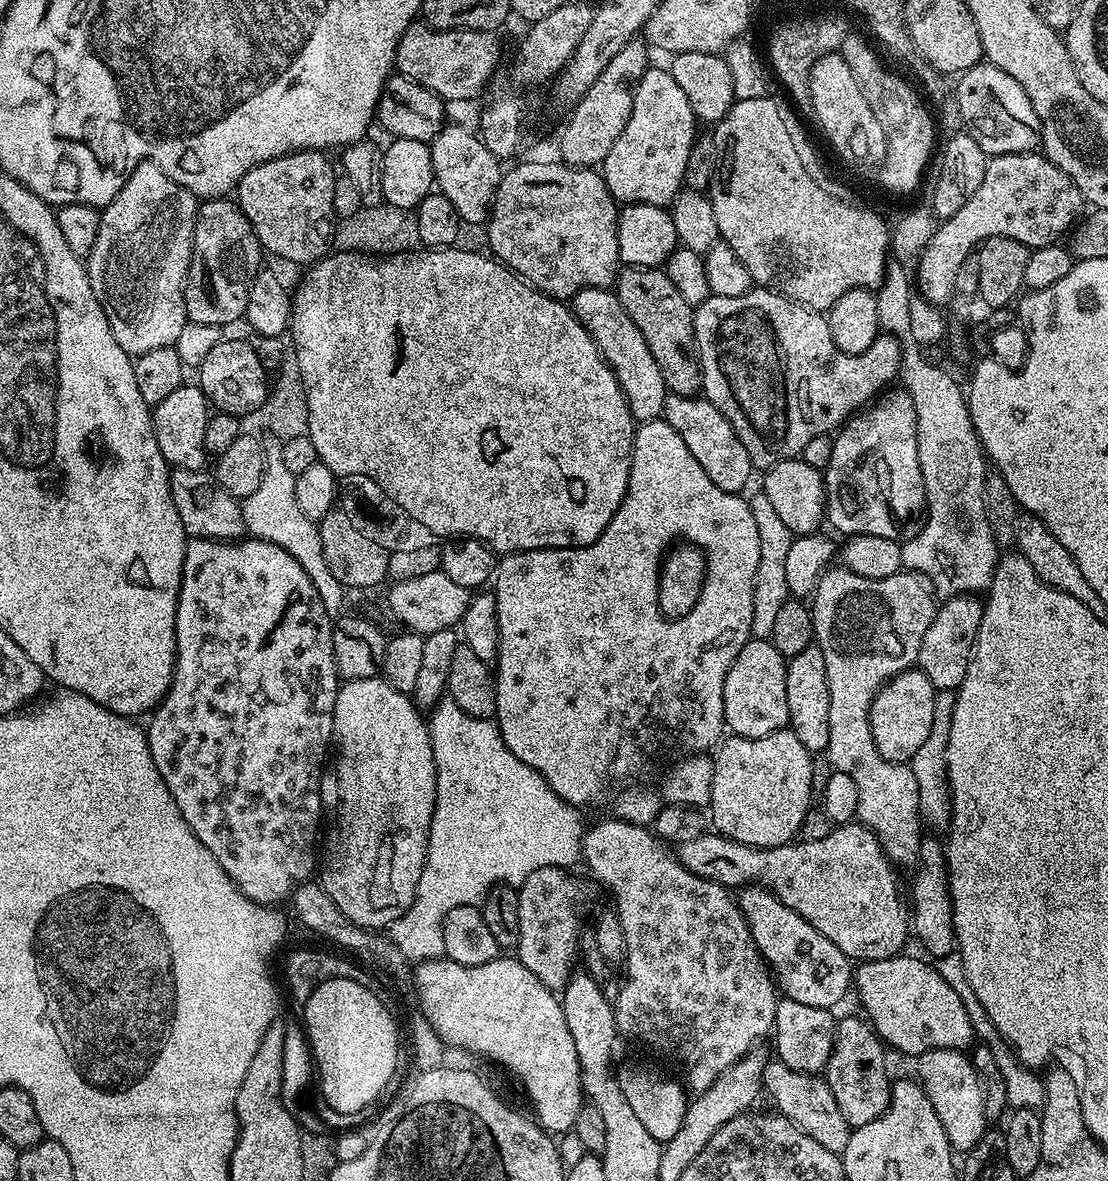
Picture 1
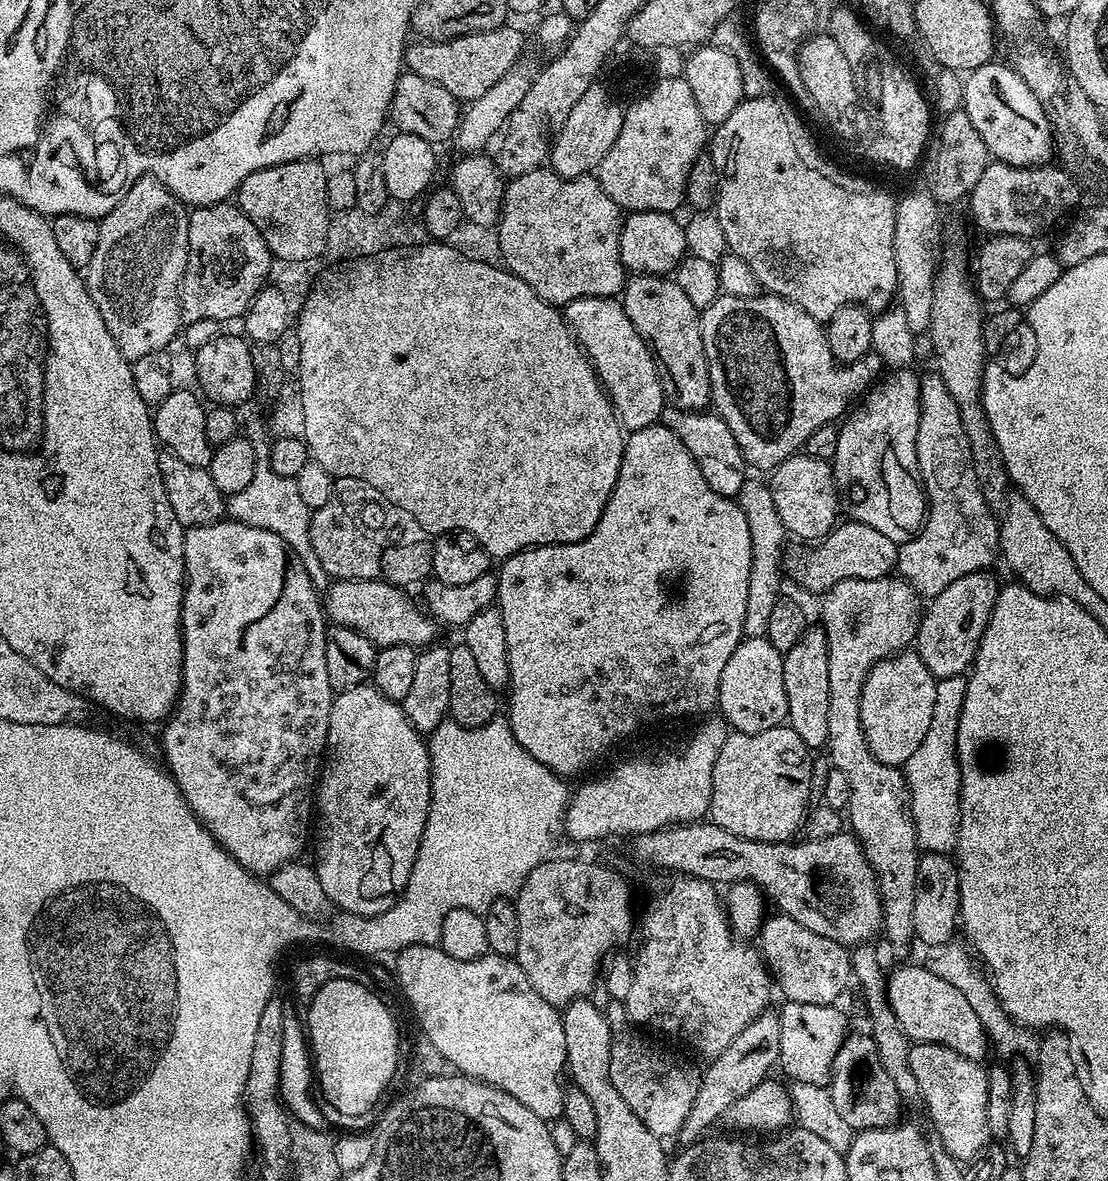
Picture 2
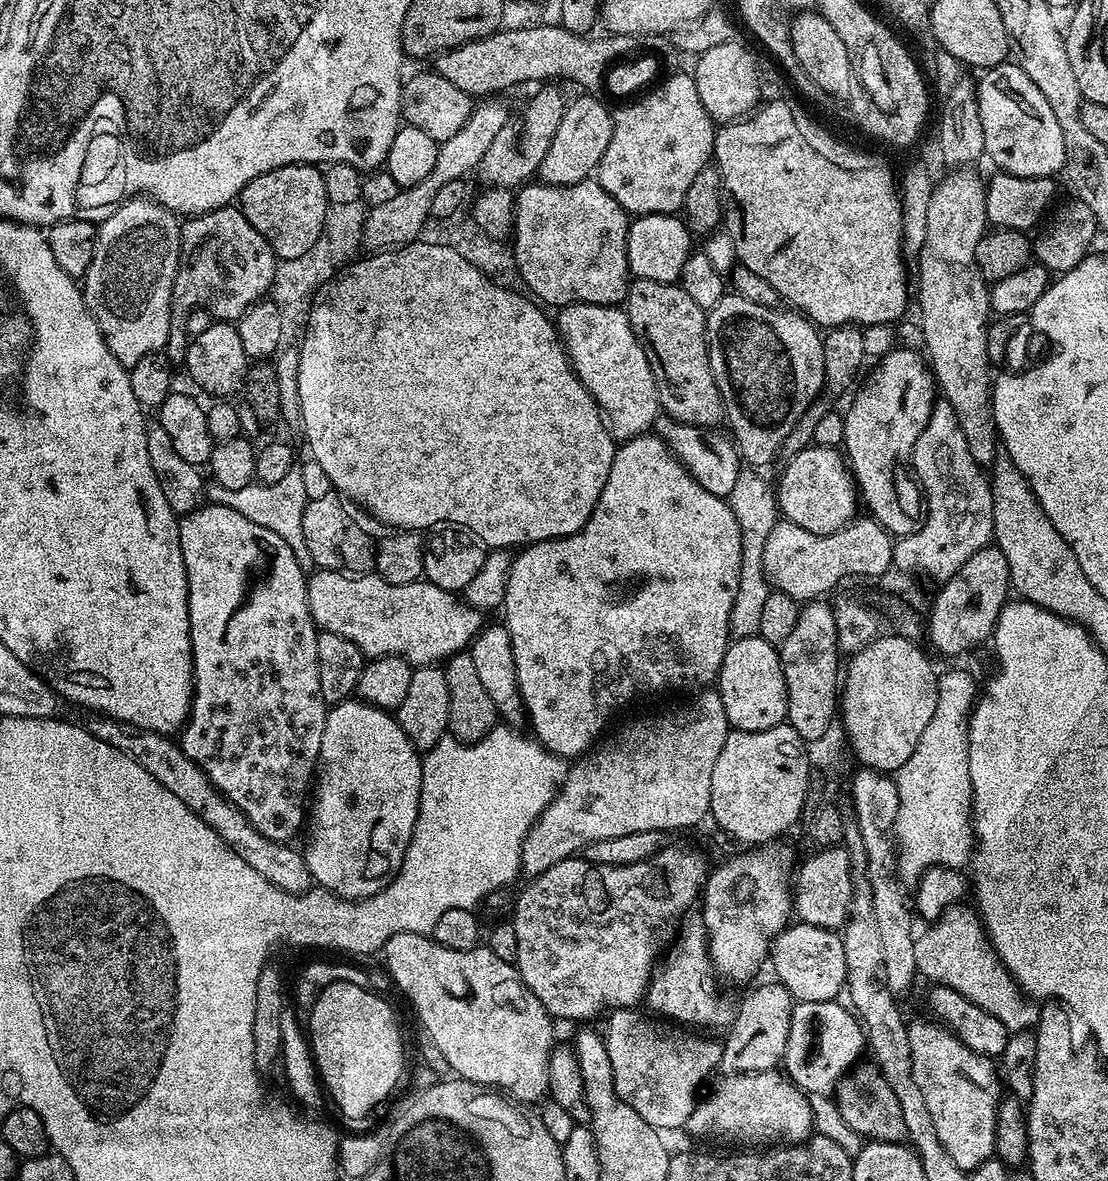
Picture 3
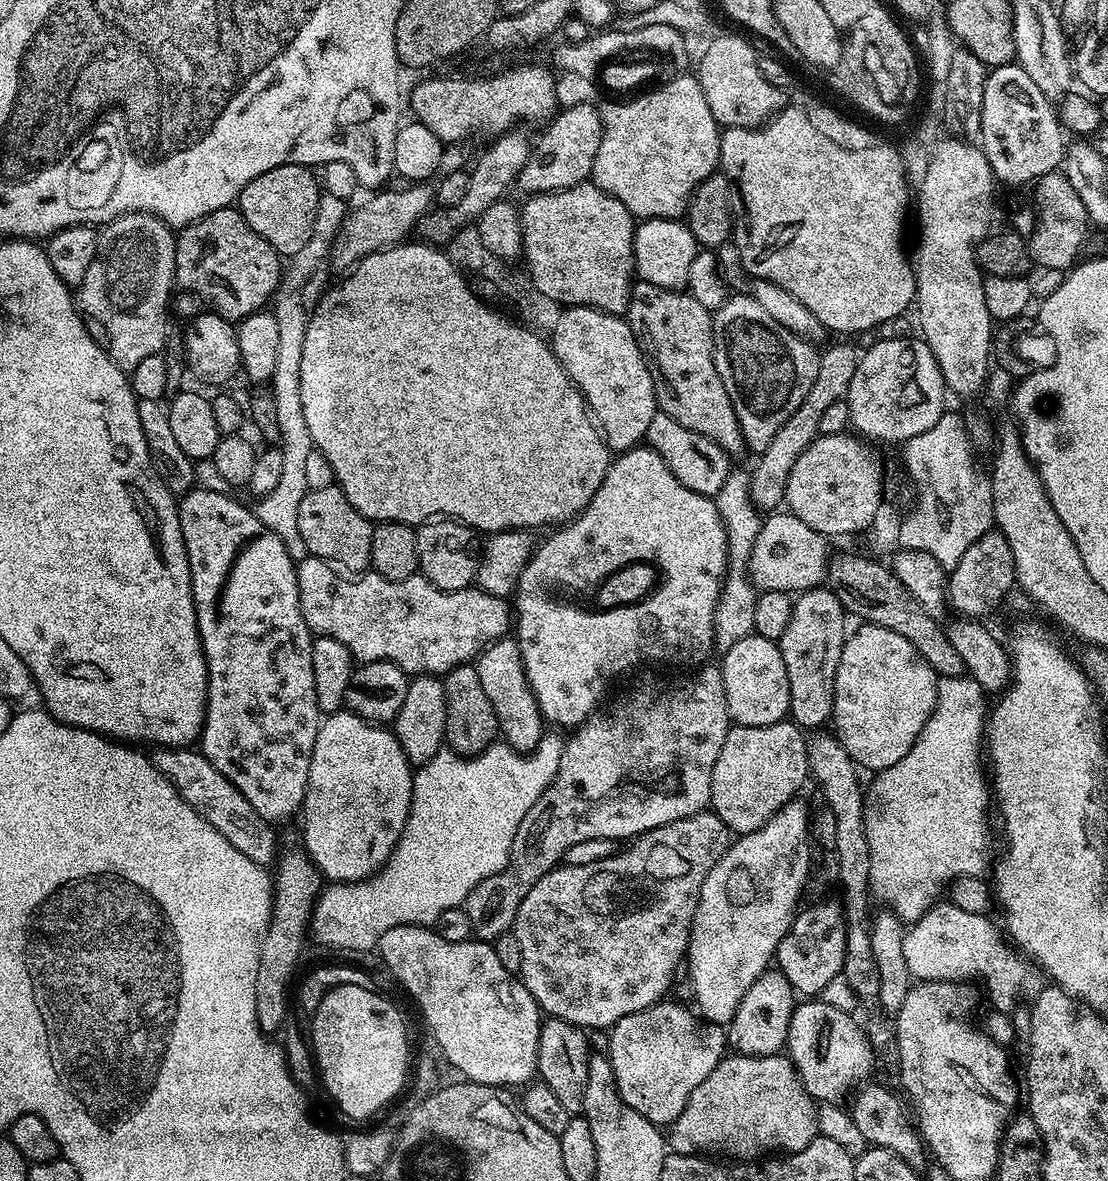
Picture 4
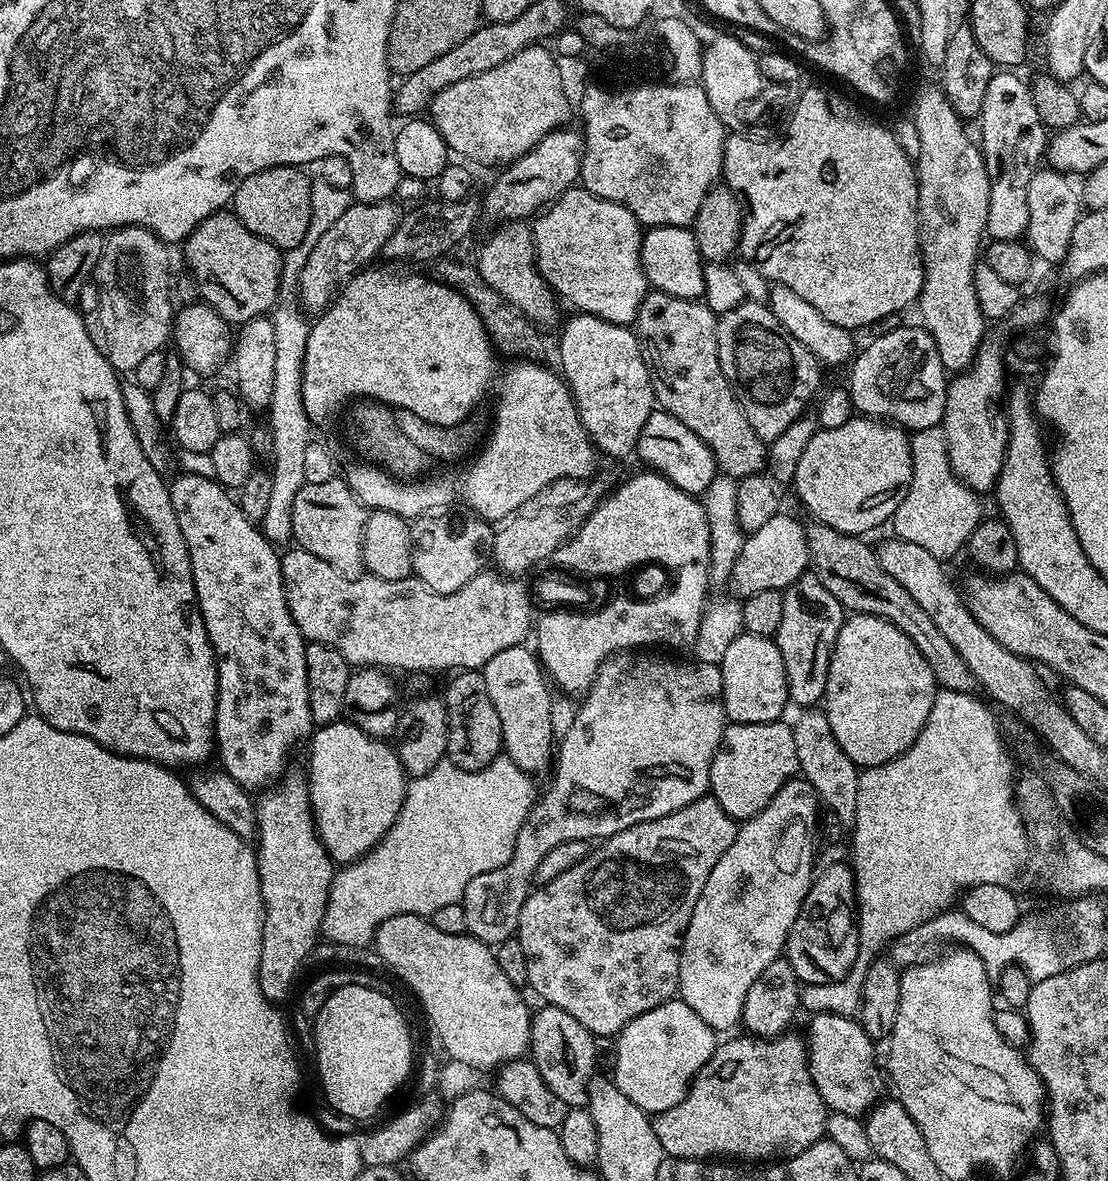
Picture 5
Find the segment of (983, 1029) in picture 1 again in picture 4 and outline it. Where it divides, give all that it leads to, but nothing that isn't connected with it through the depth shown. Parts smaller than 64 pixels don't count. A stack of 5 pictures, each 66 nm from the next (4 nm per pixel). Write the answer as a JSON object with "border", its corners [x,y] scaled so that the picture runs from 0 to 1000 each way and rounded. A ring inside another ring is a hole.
{"border":[[[846,764],[836,774],[822,780],[814,796],[814,811],[818,811],[818,821],[821,821],[824,831],[885,830],[894,853],[912,858],[918,853],[920,843],[931,844],[940,836],[940,826],[894,780],[892,776],[875,774],[858,764]]]}

